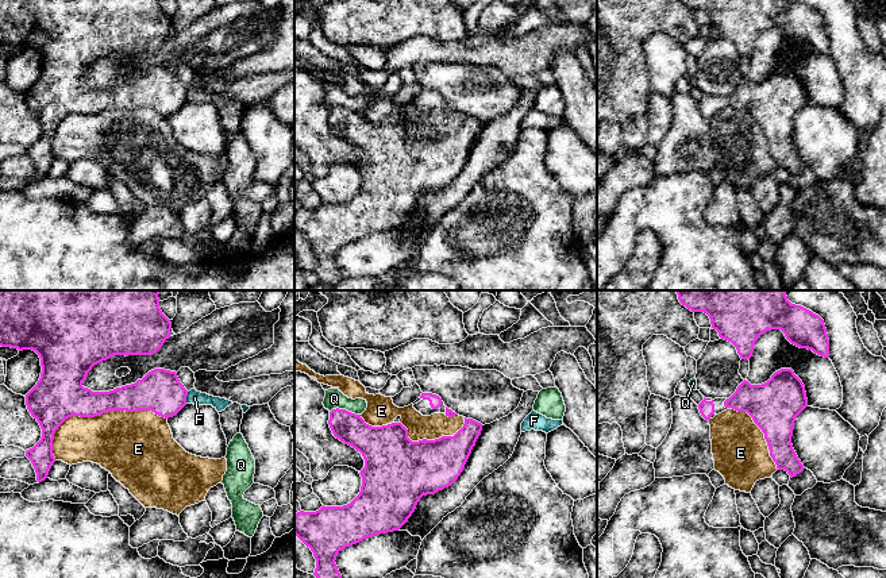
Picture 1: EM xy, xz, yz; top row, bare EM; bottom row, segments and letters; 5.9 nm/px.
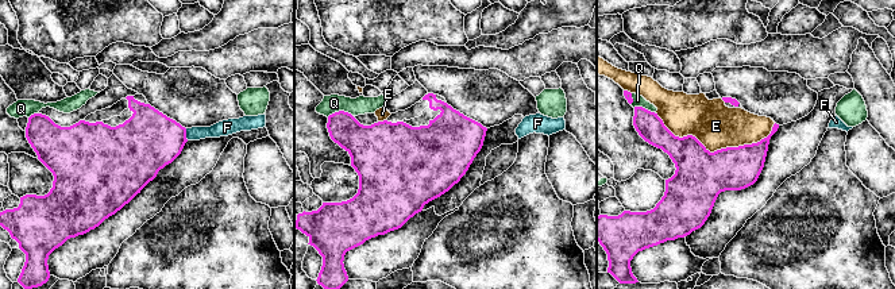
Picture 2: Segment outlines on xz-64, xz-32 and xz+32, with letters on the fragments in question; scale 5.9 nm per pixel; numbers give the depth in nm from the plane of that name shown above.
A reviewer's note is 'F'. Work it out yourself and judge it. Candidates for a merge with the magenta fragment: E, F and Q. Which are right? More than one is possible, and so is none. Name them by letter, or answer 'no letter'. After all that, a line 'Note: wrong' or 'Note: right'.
no letter
Note: wrong

